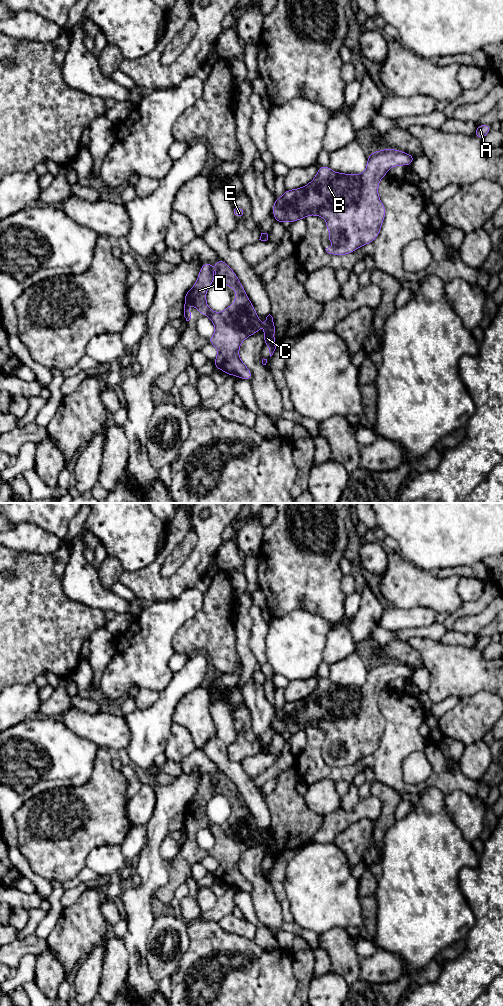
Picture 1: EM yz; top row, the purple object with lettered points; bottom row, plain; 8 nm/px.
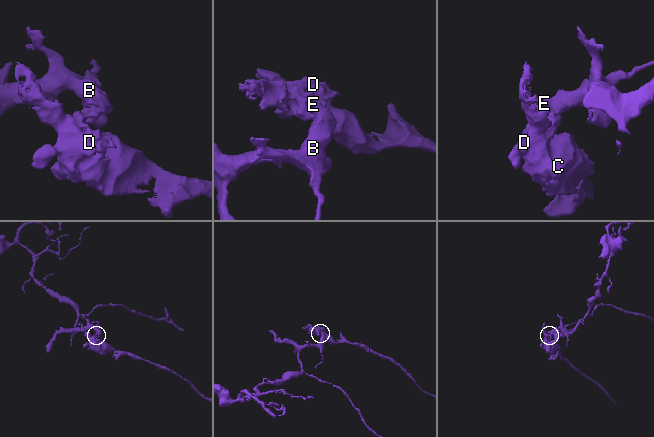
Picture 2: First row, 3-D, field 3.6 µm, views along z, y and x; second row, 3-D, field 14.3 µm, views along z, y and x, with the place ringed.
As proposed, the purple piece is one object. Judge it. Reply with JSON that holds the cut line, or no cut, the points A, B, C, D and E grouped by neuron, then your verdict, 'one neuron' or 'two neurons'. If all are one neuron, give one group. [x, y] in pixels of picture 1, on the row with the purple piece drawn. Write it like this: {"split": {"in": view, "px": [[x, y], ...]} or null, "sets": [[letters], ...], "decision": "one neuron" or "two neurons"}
{"split": {"in": "yz", "px": [[261, 235], [267, 238]]}, "sets": [["A", "B", "E"], ["C", "D"]], "decision": "two neurons"}

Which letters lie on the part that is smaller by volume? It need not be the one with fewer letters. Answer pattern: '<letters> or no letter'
C, D

